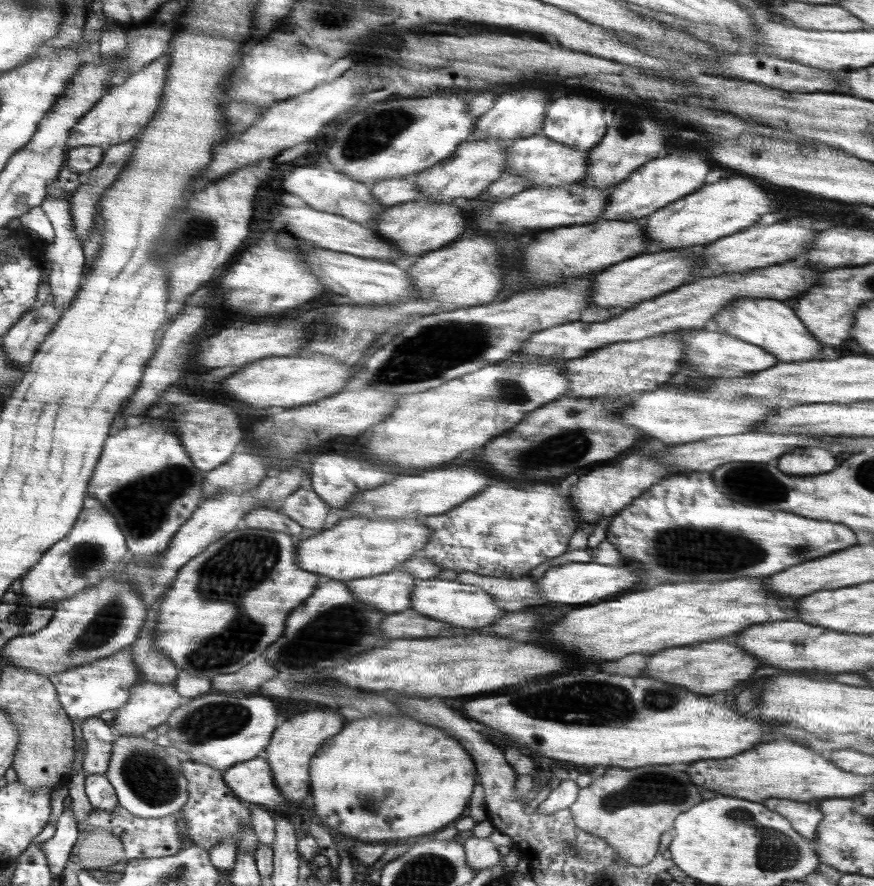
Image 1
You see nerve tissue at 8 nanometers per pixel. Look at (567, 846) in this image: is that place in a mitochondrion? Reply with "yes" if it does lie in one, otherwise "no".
yes

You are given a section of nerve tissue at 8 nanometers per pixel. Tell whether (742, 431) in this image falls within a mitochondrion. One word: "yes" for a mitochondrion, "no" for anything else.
no

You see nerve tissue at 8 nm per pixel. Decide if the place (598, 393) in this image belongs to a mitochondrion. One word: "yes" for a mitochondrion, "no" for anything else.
no

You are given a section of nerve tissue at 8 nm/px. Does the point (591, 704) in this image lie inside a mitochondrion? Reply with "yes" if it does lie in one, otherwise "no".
yes

